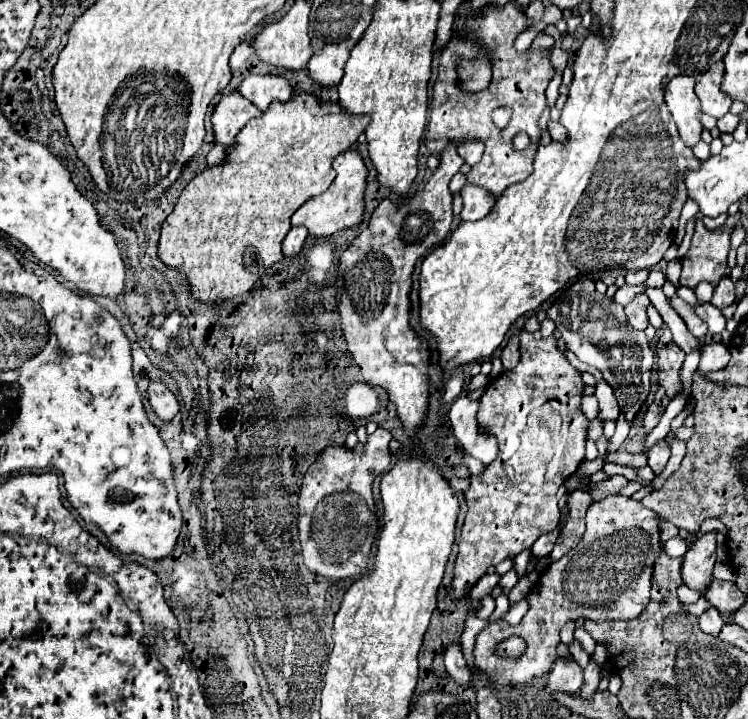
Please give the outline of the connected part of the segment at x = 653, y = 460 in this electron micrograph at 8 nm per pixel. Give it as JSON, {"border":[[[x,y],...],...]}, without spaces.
{"border":[[[665,444],[653,446],[653,448],[649,450],[649,466],[651,466],[651,470],[653,470],[655,474],[661,474],[661,472],[663,472],[667,460],[669,460],[669,448],[667,448]]]}

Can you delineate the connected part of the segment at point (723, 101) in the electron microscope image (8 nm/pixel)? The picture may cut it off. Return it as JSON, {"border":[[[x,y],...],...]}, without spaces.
{"border":[[[717,62],[705,74],[697,76],[695,84],[695,94],[701,100],[701,110],[713,118],[721,118],[723,114],[729,112],[731,106],[731,98],[719,90],[721,76],[723,76],[723,62]]]}

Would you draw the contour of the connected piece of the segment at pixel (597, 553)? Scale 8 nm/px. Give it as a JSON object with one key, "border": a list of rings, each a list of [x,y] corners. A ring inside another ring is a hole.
{"border":[[[611,496],[591,504],[585,522],[587,530],[581,542],[561,560],[551,562],[527,594],[529,610],[523,620],[517,626],[497,620],[483,628],[477,636],[473,652],[475,664],[489,676],[489,684],[501,700],[509,700],[513,686],[527,684],[551,670],[555,664],[555,648],[561,642],[559,632],[567,622],[579,618],[593,622],[631,620],[637,618],[649,602],[653,564],[663,550],[659,532],[659,524],[663,520],[655,518],[653,510],[633,498]],[[509,636],[519,636],[527,644],[525,652],[517,660],[499,658],[495,654],[495,646]]]}

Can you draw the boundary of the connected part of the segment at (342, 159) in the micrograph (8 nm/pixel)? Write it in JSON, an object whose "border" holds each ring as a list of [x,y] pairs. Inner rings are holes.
{"border":[[[345,150],[343,154],[339,154],[335,158],[333,170],[337,170],[333,184],[323,194],[307,200],[291,218],[293,226],[305,226],[307,232],[315,238],[331,236],[337,230],[357,226],[361,222],[363,192],[365,192],[365,180],[367,180],[367,168],[365,168],[361,156],[355,150]]]}

